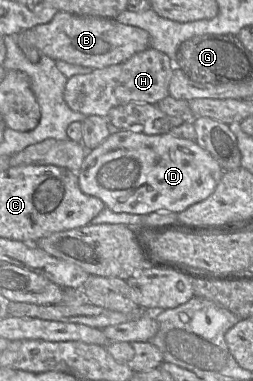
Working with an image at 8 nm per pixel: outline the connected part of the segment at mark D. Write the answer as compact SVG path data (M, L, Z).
M119 130L88 151L77 172L79 187L103 201L116 213L136 215L152 212L180 213L208 198L224 170L196 141L178 138L171 132L146 135L139 130Z

